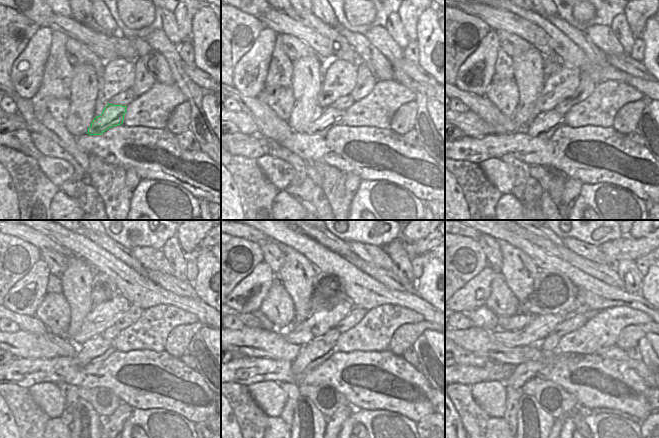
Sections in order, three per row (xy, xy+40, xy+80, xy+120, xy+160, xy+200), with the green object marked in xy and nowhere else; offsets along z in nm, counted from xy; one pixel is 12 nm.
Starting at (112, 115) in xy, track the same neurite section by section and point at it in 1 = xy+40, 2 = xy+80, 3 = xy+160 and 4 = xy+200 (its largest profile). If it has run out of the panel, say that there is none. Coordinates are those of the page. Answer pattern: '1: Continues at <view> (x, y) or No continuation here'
1: Continues at xy+40 (330, 117)
2: Continues at xy+80 (544, 124)
3: Continues at xy+160 (316, 352)
4: Continues at xy+200 (523, 372).

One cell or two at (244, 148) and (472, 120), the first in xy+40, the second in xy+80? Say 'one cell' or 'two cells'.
two cells

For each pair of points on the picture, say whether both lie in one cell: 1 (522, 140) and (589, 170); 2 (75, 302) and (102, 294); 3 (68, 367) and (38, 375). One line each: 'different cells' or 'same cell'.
1: same cell
2: different cells
3: same cell

